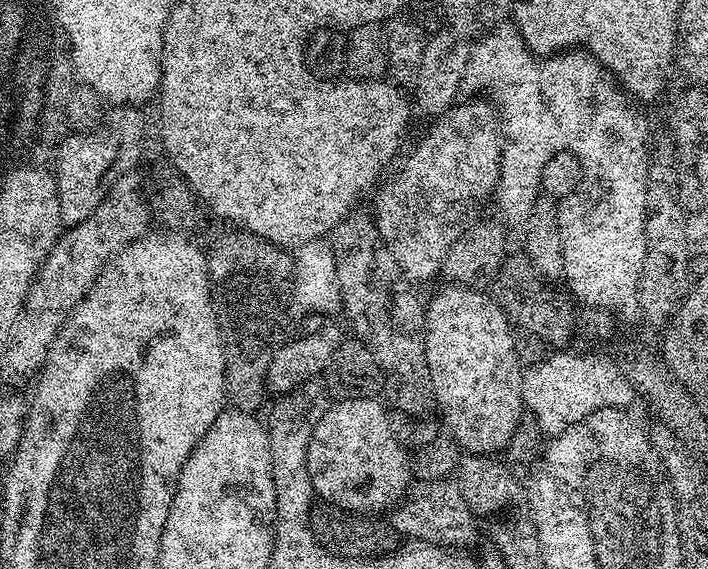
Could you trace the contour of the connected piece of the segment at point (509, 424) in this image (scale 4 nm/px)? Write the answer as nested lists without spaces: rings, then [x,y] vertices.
[[[455,282],[445,283],[445,288],[440,288],[433,294],[429,300],[426,300],[424,310],[424,353],[426,354],[426,366],[430,366],[430,382],[432,383],[432,394],[435,407],[440,407],[440,412],[444,415],[444,420],[448,423],[447,431],[451,437],[459,444],[459,447],[468,454],[500,454],[507,444],[513,443],[513,436],[520,422],[522,409],[524,408],[524,399],[522,398],[522,363],[516,357],[516,340],[512,337],[514,325],[508,319],[507,314],[499,303],[487,296],[487,291],[481,290],[476,286],[467,284],[458,284]]]

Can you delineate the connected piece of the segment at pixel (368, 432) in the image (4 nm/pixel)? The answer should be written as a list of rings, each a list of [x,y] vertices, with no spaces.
[[[370,396],[337,399],[326,410],[326,414],[318,418],[314,434],[310,434],[307,483],[312,484],[321,501],[336,504],[348,512],[380,514],[384,507],[385,511],[389,505],[399,500],[413,483],[410,452],[403,448],[401,438],[392,429],[389,409],[383,403],[380,405],[378,401],[379,399]]]

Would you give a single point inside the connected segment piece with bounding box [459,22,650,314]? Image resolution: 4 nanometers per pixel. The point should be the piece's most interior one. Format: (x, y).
(569, 102)

